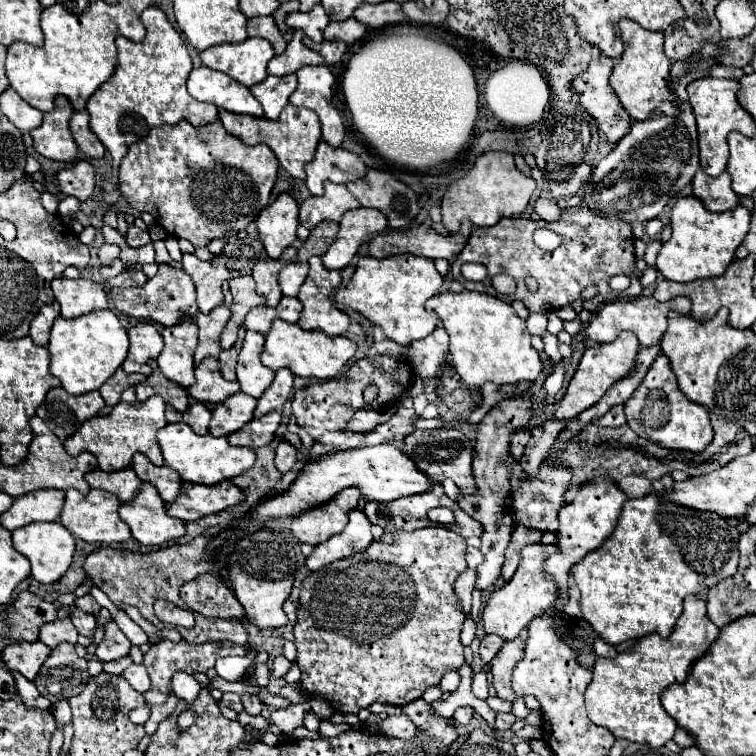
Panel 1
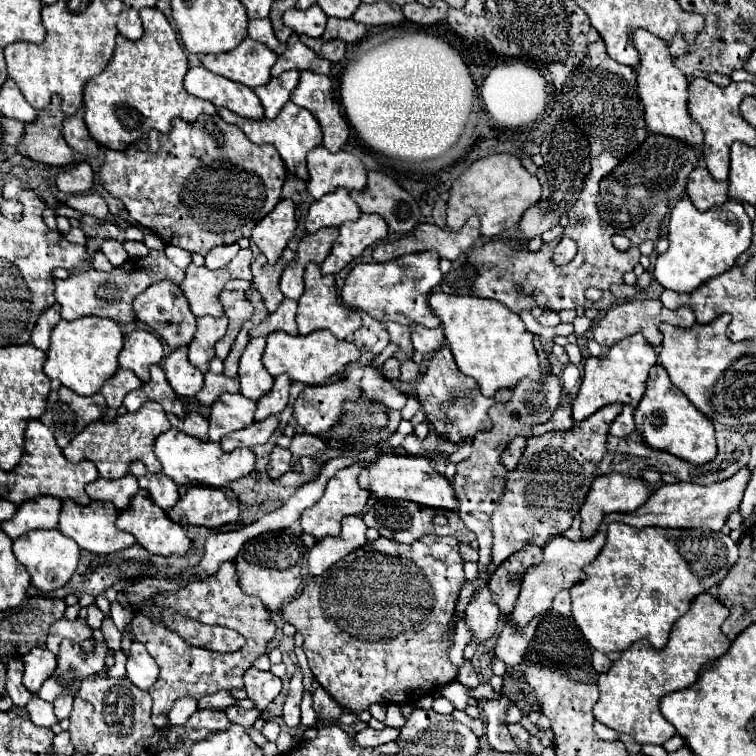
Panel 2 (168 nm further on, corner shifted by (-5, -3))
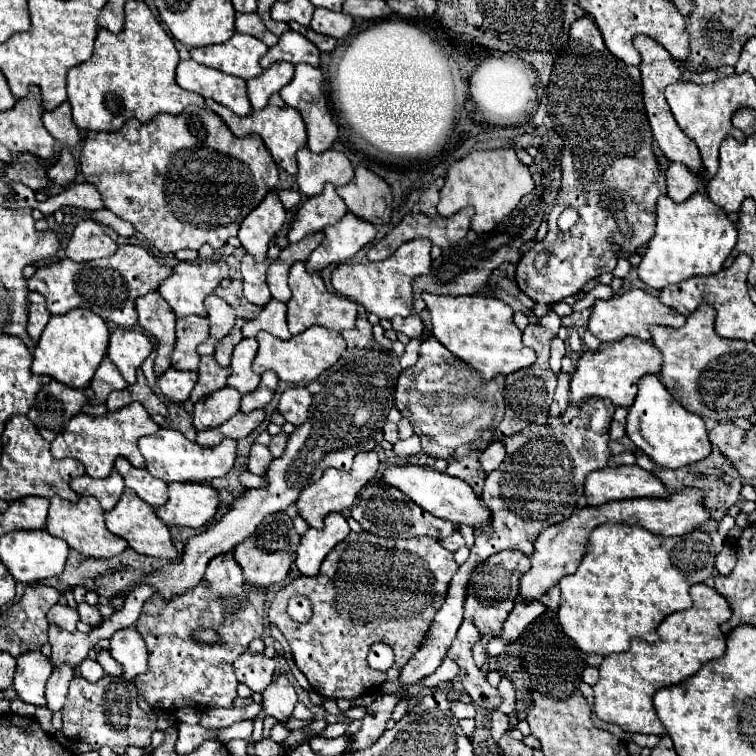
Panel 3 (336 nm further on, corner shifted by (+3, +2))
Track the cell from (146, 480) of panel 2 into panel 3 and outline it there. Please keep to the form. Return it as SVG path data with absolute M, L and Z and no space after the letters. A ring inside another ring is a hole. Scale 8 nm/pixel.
M118 458L114 468L124 478L126 488L134 490L144 502L148 502L154 508L166 504L166 500L168 500L166 484L162 480L156 480L148 470L144 470L144 468L140 470L140 468L130 466L130 462L126 458Z

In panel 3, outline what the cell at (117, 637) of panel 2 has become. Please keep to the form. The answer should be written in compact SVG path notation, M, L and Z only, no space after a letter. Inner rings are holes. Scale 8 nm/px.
M82 602L78 604L78 614L80 614L80 620L84 624L90 624L92 628L96 628L102 620L102 614L98 612L98 606L90 606L88 602Z

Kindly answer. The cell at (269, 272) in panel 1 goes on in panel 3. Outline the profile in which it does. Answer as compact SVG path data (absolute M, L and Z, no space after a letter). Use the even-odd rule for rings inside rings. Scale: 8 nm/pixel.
M250 254L242 258L242 278L244 278L244 298L256 306L266 306L270 302L270 290L266 284L266 270L270 266L270 258L266 262L254 262Z

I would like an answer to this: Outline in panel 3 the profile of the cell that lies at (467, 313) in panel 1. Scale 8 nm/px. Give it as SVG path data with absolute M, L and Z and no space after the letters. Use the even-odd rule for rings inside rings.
M422 294L426 308L432 316L432 334L452 354L480 372L484 380L492 380L498 374L512 374L520 368L528 368L536 362L532 348L522 344L522 332L514 324L512 308L494 296L436 296Z

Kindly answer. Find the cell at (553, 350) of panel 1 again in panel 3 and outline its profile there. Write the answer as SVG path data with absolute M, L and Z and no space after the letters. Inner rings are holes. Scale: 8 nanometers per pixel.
M550 309L550 311L540 319L540 324L557 335L561 326L561 318Z

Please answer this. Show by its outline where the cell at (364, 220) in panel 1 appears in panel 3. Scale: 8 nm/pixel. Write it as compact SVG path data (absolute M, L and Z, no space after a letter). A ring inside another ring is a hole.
M350 212L332 226L324 228L324 242L308 256L306 270L320 272L326 266L334 266L352 258L360 248L376 238L376 226L366 220L358 220Z

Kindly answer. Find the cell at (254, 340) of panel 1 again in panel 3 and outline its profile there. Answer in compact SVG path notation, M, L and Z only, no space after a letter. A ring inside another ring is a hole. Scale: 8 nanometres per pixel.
M244 338L240 344L236 344L232 354L232 374L228 376L228 386L236 388L240 394L252 392L260 384L260 376L252 370L252 360L256 356L258 344L254 338Z

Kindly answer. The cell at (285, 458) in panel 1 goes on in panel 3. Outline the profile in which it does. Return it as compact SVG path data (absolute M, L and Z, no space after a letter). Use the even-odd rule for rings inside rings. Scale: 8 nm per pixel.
M252 444L250 448L250 456L248 456L248 472L252 474L258 474L258 476L264 476L268 464L272 462L272 454L268 452L268 446L262 446L262 444Z

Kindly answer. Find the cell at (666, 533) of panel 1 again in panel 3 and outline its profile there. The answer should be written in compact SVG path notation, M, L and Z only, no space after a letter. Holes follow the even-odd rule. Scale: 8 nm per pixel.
M602 524L590 534L578 572L558 582L562 592L558 622L586 654L624 652L628 638L656 642L658 624L668 614L692 606L688 588L712 576L714 558L712 540L702 530L692 530L680 538L662 538L640 526Z

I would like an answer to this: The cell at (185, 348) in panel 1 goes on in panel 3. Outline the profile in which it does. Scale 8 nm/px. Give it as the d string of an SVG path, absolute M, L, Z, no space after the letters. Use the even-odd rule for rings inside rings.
M168 368L160 378L158 378L158 386L160 392L172 400L172 402L184 402L190 398L190 392L196 384L196 372L178 372L174 368Z

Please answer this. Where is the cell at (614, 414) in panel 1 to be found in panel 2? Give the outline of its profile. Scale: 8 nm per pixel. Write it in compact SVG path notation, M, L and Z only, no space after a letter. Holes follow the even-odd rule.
M624 405L622 413L614 419L614 423L610 427L610 435L628 437L632 431L634 431L634 407L632 405Z

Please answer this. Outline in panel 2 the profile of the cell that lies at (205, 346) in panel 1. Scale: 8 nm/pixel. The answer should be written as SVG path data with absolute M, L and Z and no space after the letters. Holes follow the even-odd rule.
M200 317L198 319L198 331L190 343L190 351L188 351L188 359L194 367L198 367L202 373L208 371L210 361L214 359L214 345L220 337L224 337L228 327L228 317Z

